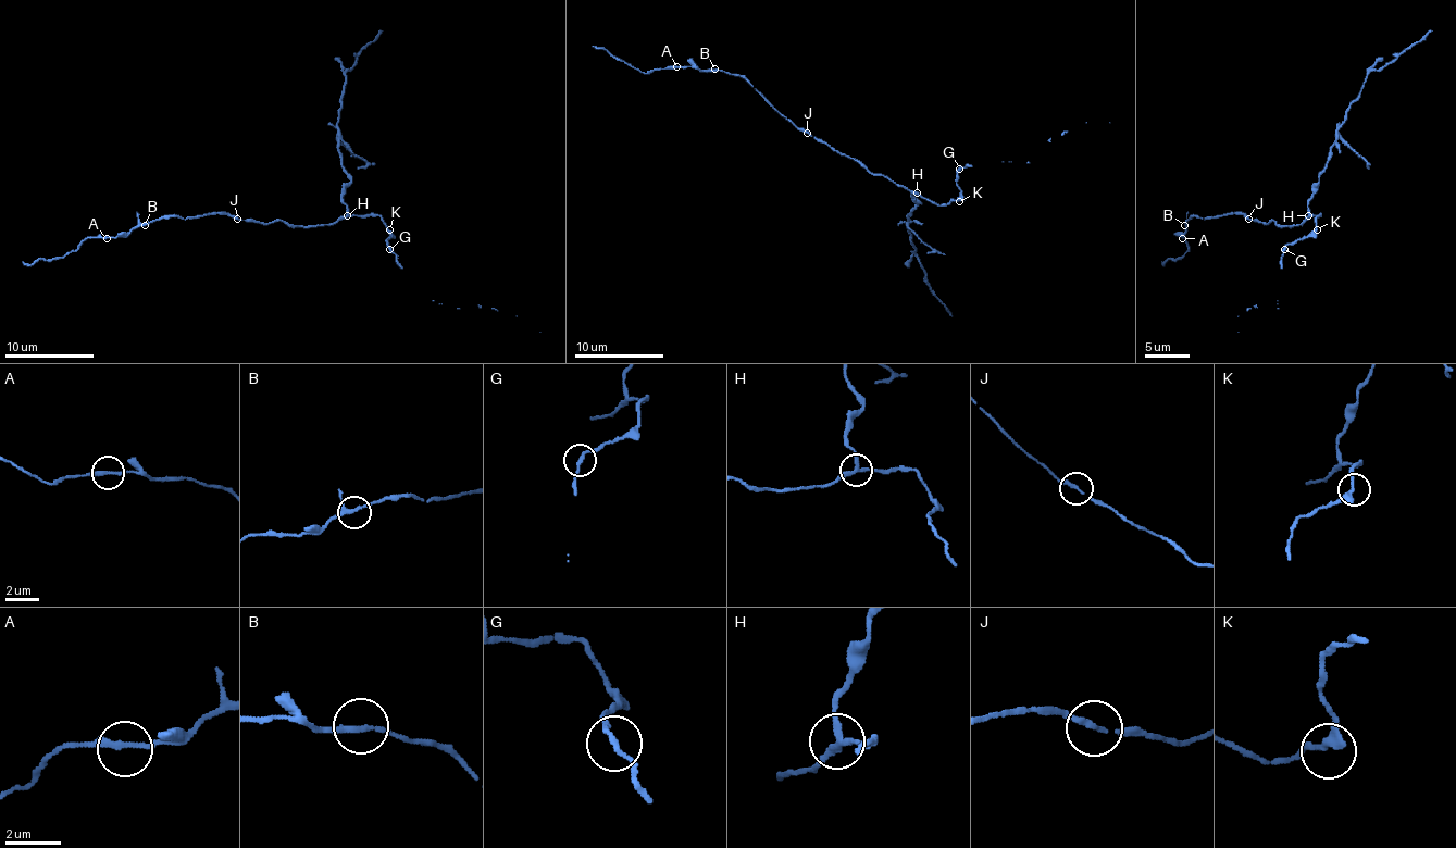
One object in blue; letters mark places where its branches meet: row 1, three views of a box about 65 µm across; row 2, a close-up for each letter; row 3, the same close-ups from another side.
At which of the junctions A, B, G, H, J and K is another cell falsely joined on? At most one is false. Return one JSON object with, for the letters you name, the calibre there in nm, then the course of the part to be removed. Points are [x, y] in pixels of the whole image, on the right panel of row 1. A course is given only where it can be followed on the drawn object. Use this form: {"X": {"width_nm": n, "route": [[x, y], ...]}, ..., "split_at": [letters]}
{"H": {"width_nm": 200, "route": [[1308, 215], [1313, 187], [1328, 160], [1335, 131], [1346, 109], [1357, 97], [1366, 75], [1391, 63], [1431, 29]]}, "split_at": ["H"]}

